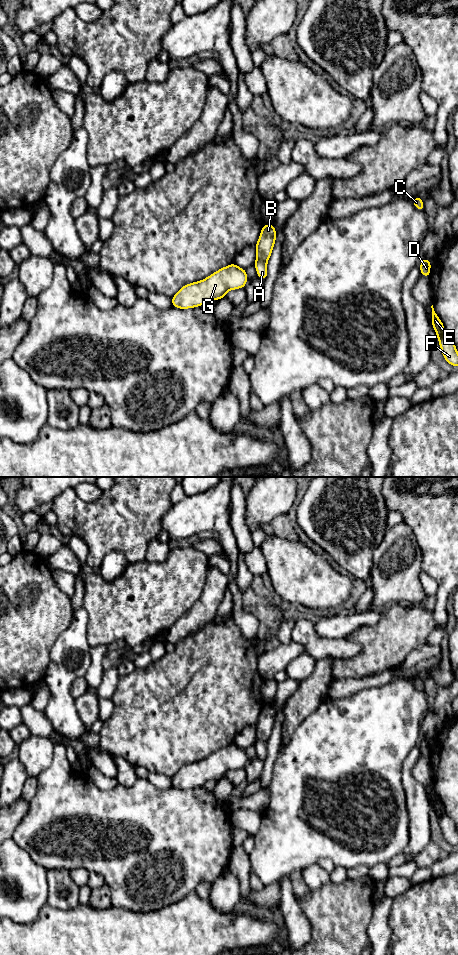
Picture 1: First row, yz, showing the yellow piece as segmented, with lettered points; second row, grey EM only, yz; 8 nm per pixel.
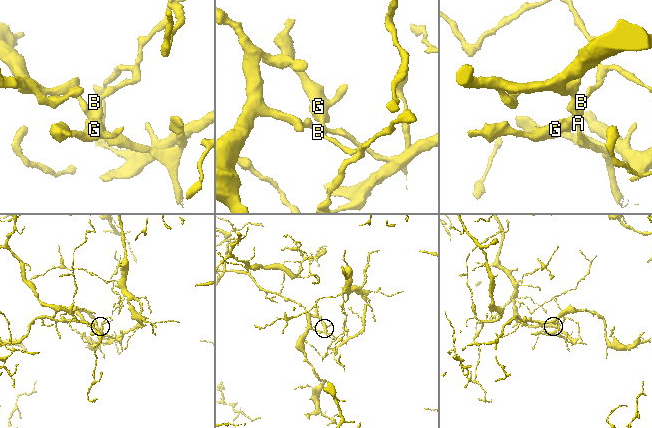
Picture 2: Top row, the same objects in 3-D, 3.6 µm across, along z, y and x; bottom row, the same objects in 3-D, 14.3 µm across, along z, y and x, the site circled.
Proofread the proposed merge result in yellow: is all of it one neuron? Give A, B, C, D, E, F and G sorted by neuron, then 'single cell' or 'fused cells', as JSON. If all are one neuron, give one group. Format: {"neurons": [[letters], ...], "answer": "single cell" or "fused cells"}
{"neurons": [["A"], ["B", "C", "D", "E", "F", "G"]], "answer": "fused cells"}

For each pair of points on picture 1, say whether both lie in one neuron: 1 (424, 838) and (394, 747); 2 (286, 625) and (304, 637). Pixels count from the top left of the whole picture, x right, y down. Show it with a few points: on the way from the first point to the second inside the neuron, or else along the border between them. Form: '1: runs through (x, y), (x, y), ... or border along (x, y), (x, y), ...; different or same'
1: border along (412, 748), (402, 765), (402, 787), (404, 792); different
2: border along (295, 622), (292, 628), (291, 640); different

